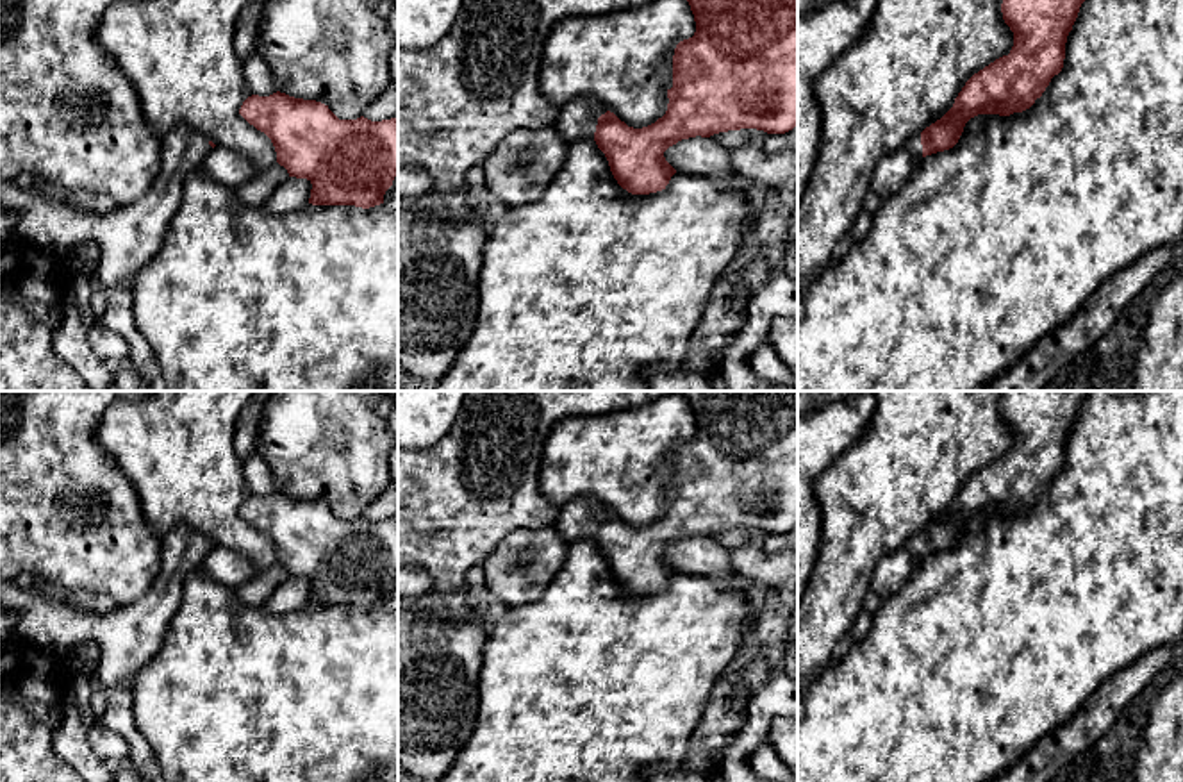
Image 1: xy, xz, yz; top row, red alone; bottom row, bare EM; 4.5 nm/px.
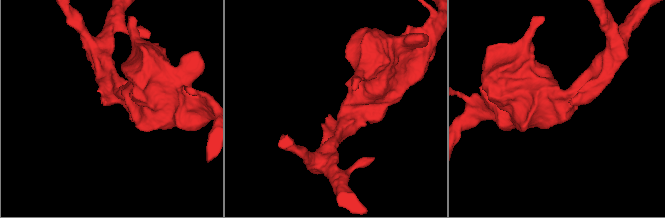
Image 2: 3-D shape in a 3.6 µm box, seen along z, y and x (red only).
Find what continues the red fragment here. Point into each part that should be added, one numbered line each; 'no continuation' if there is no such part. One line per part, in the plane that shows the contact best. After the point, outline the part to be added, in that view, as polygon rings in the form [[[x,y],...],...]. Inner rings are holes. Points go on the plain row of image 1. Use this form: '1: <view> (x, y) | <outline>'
1: xz (577, 520) | [[[575,498],[558,511],[553,527],[567,543],[594,537],[598,518],[605,512],[607,507],[594,498]]]

